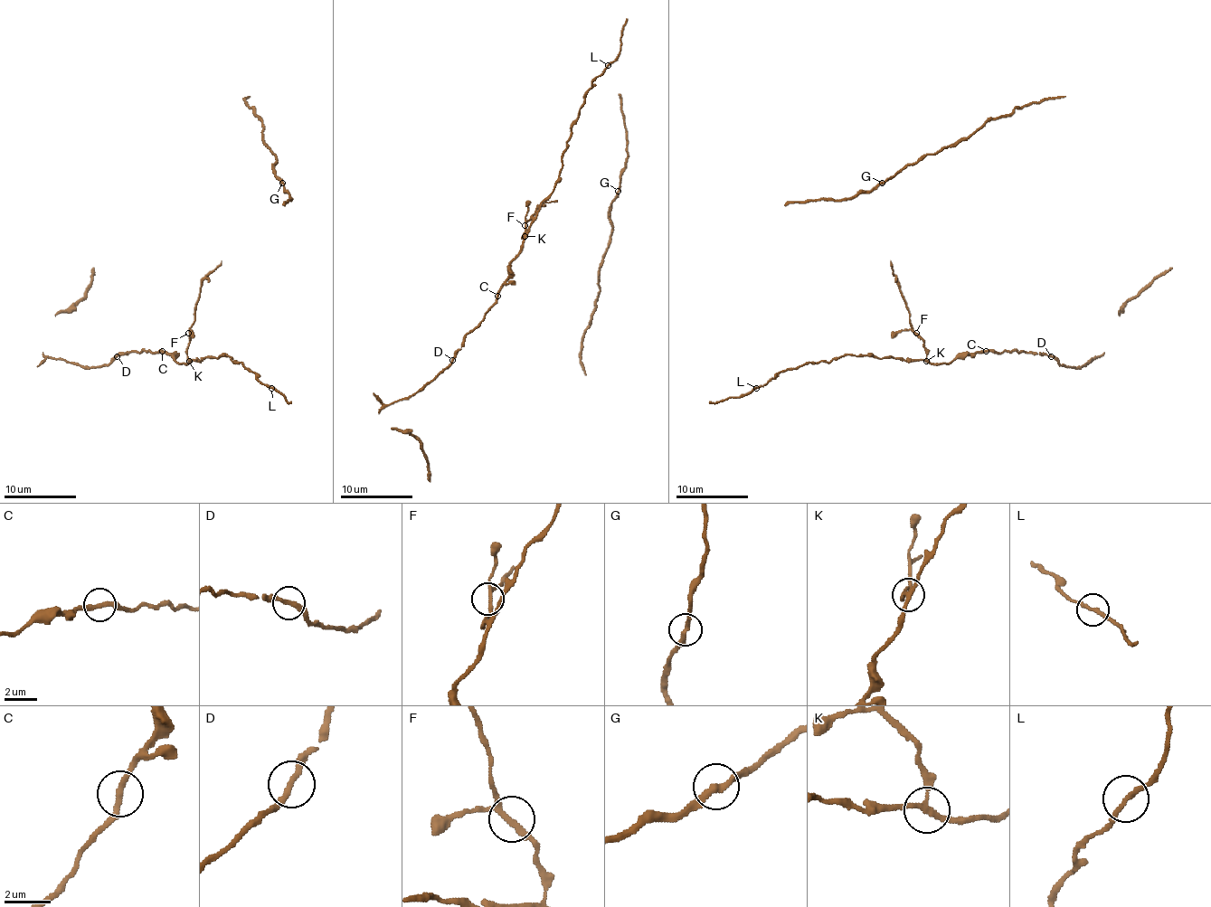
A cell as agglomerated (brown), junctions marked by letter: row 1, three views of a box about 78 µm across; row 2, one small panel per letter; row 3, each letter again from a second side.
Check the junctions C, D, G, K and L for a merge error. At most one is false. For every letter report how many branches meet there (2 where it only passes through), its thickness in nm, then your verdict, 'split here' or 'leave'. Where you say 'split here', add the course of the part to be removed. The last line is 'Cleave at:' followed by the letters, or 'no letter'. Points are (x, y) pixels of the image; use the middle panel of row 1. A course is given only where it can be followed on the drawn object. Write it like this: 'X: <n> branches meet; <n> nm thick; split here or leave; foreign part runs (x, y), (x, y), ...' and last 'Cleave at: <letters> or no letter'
C: 2 branches meet; 260 nm thick; leave
D: 2 branches meet; 260 nm thick; leave
G: 2 branches meet; 260 nm thick; leave
K: 3 branches meet; 200 nm thick; split here; foreign part runs (525, 236), (525, 223), (537, 209), (546, 202), (557, 200)
L: 2 branches meet; 200 nm thick; leave
Cleave at: K

